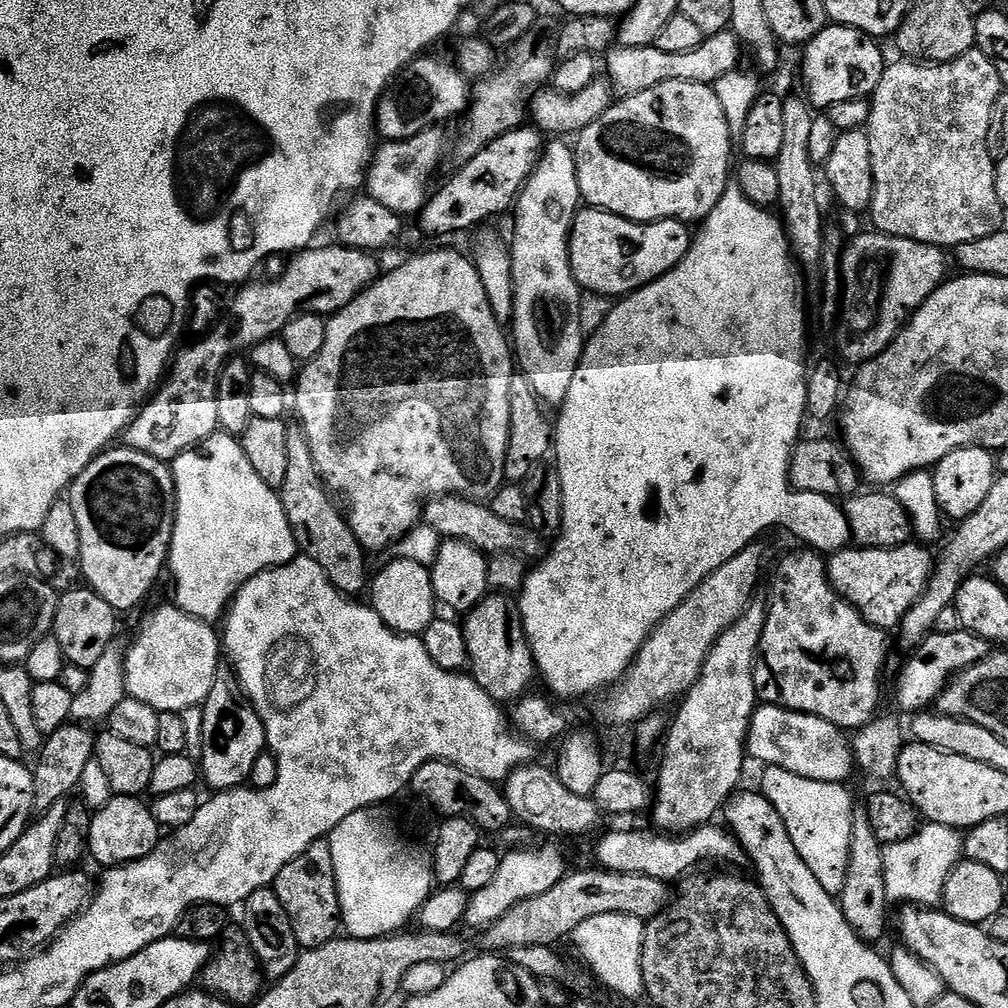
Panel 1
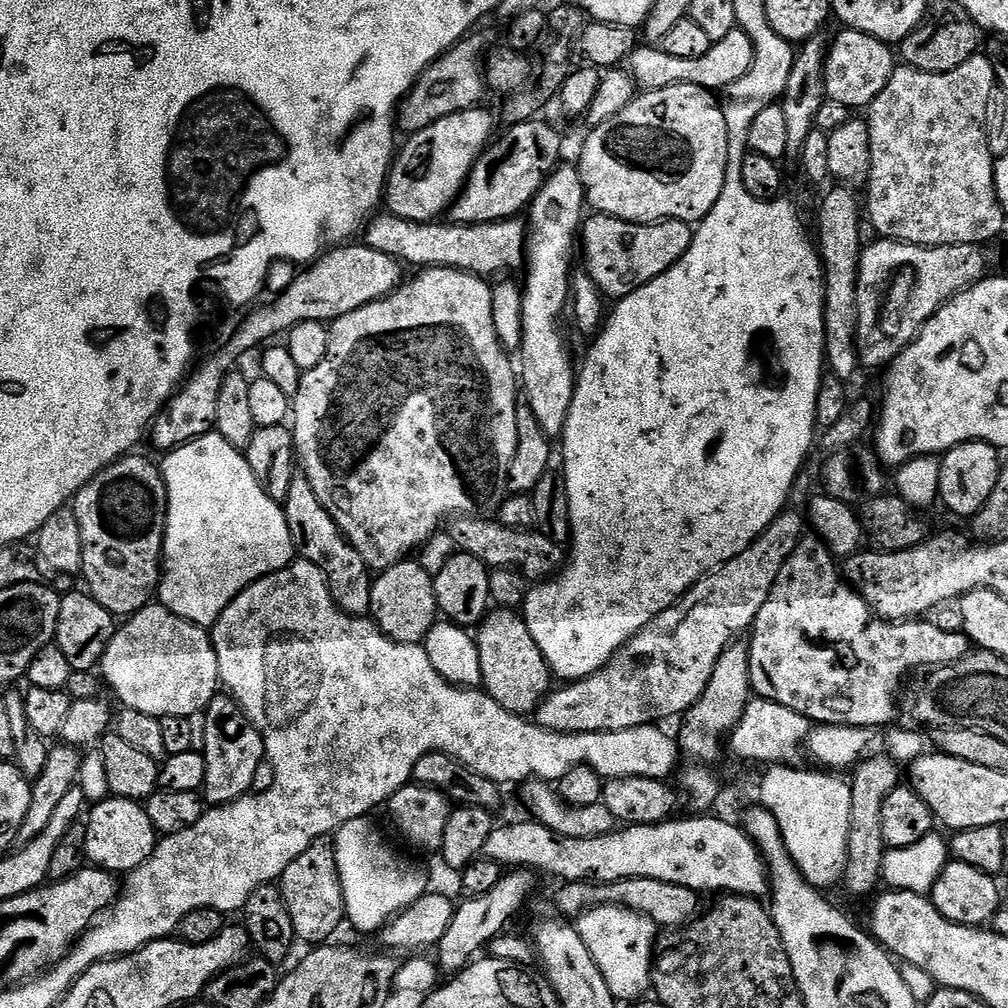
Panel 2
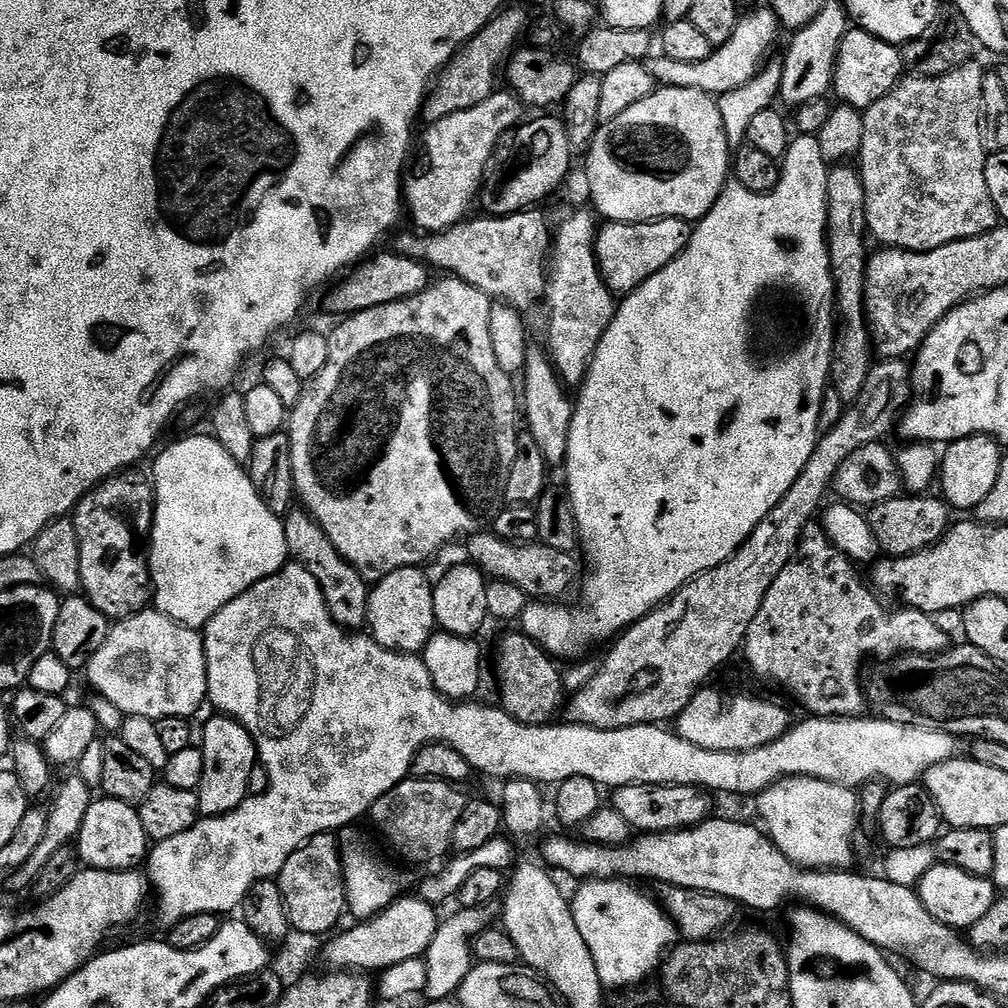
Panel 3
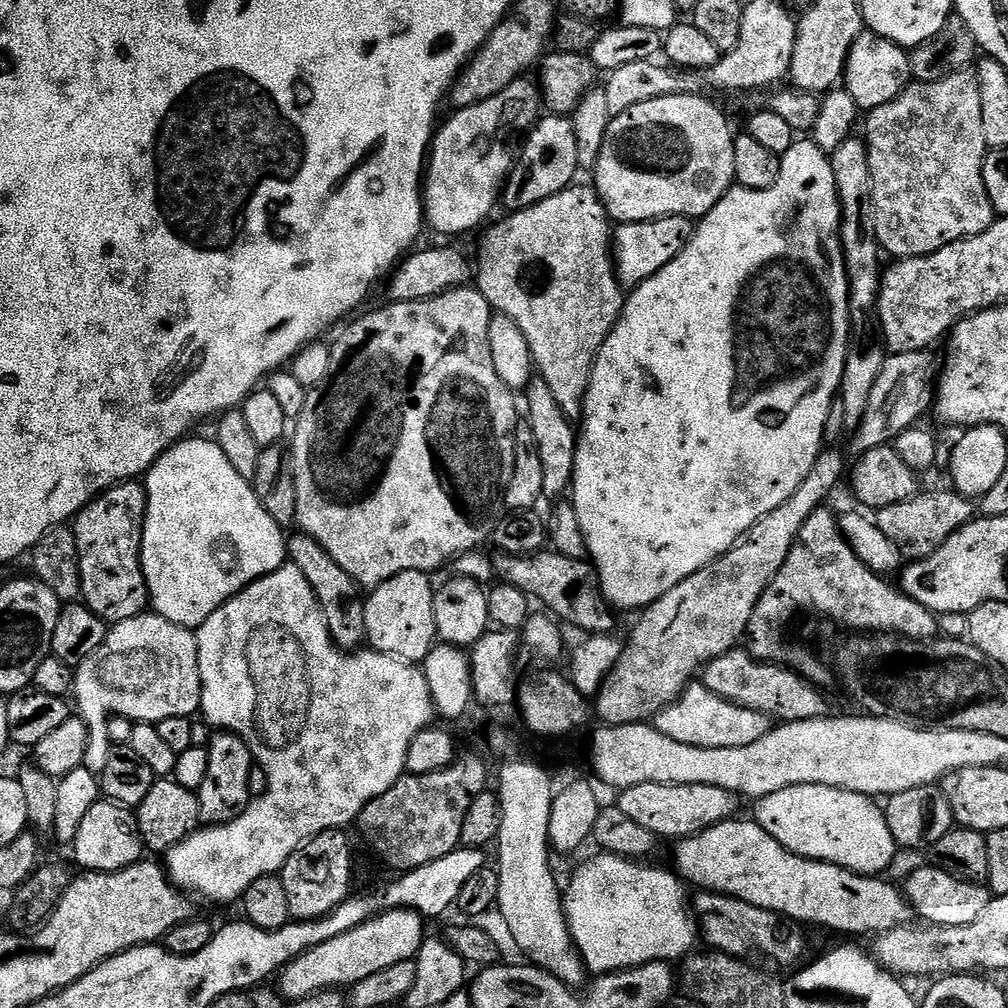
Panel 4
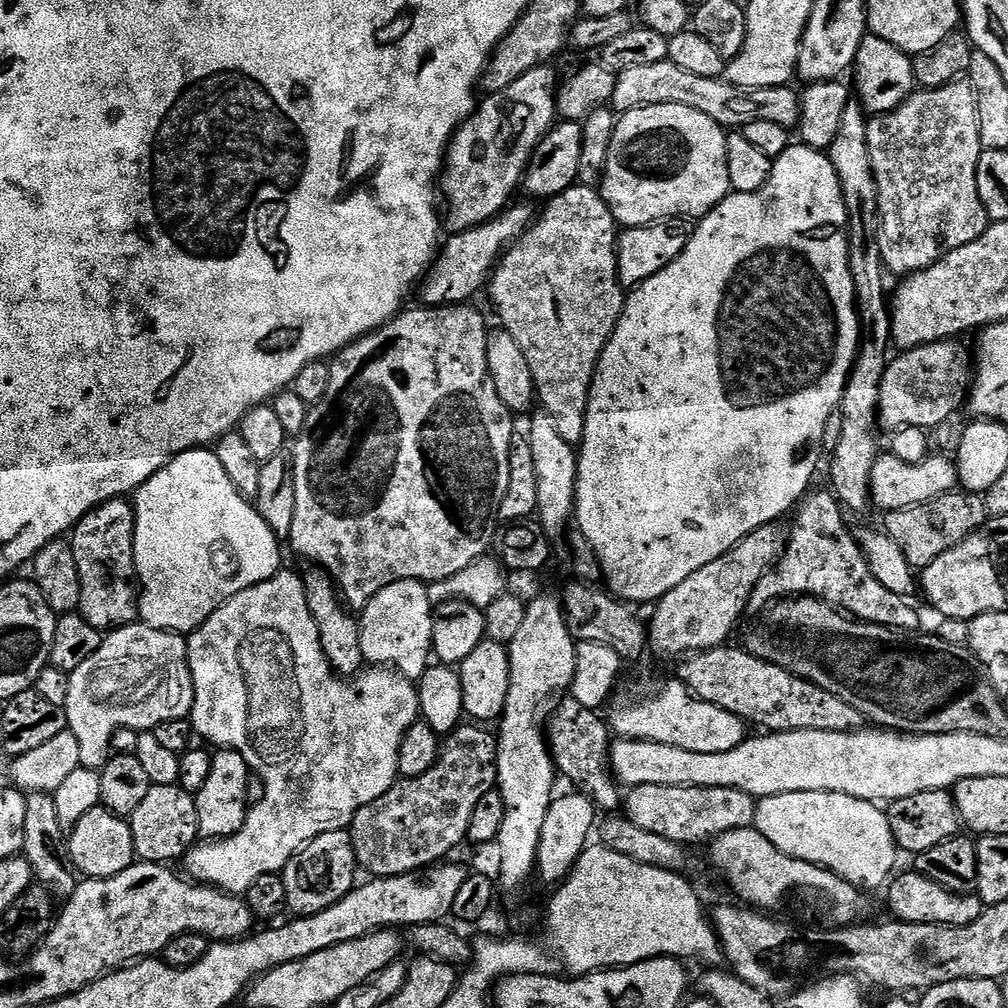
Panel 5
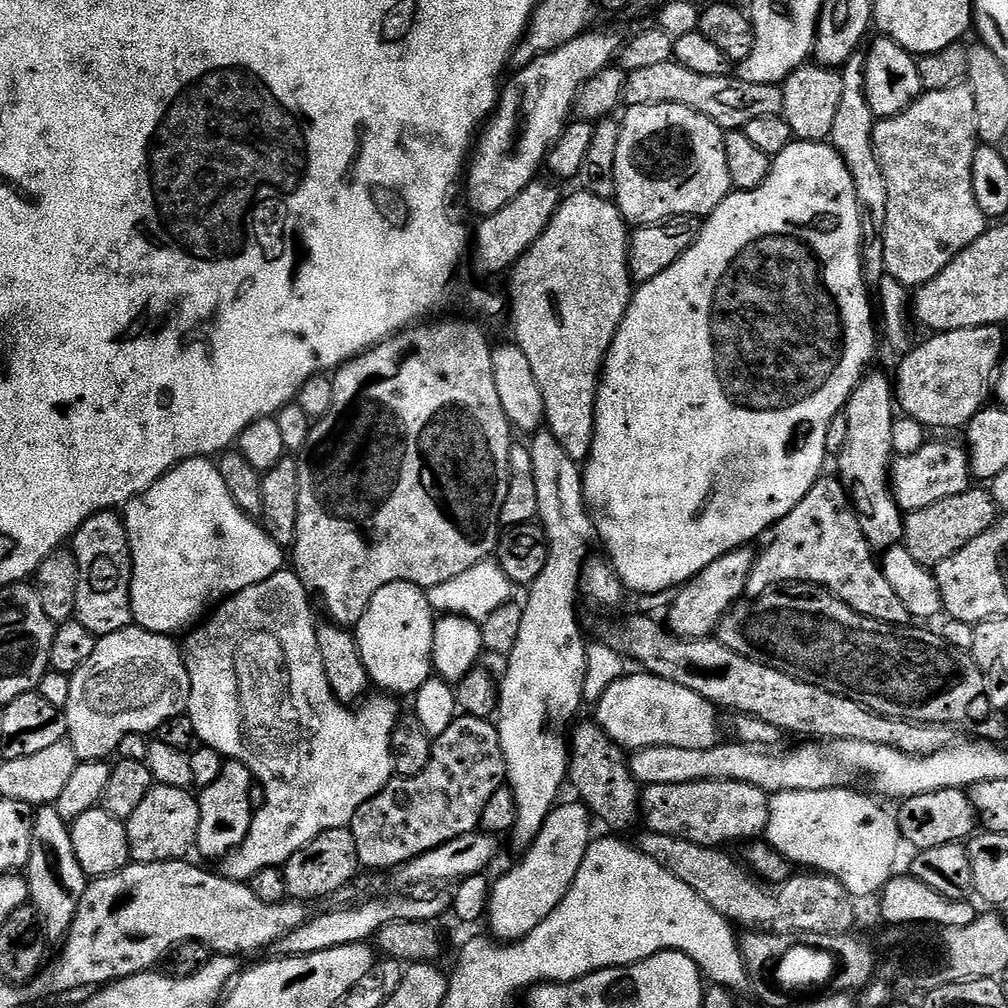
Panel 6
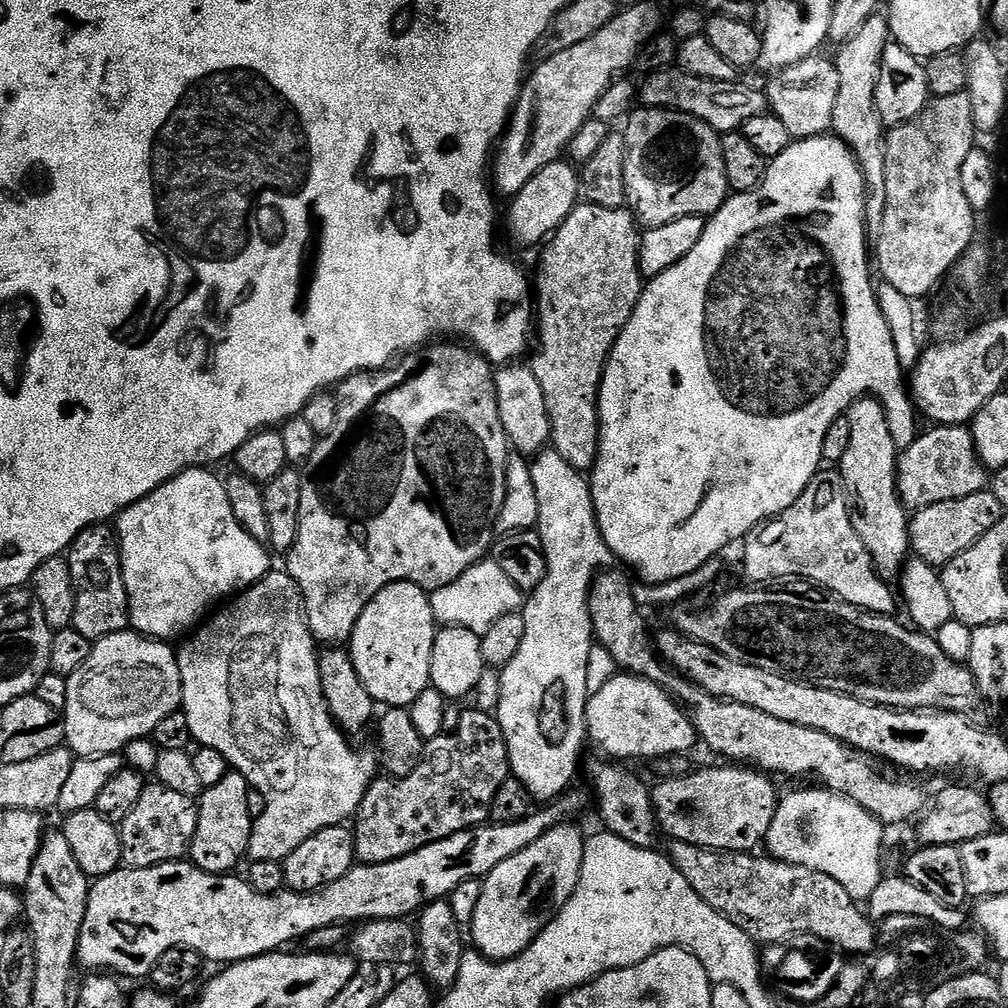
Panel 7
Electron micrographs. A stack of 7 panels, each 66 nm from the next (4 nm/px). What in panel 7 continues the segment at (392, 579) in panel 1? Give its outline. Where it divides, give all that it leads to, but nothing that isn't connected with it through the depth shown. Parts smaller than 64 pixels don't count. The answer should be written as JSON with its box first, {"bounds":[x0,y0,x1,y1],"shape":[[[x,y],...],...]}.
{"bounds":[350,582,438,708],"shape":[[[398,582],[381,590],[362,610],[358,618],[358,626],[354,626],[354,634],[350,641],[350,651],[354,670],[358,670],[358,678],[362,678],[362,686],[377,704],[388,708],[408,708],[430,687],[430,654],[434,650],[434,638],[438,631],[438,621],[429,593],[425,589],[410,582]]]}

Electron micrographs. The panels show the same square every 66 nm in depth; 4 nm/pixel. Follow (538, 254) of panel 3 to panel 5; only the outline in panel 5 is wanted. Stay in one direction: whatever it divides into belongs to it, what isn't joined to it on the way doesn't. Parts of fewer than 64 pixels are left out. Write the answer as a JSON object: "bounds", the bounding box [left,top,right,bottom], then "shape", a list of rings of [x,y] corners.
{"bounds":[487,186,626,446],"shape":[[[573,186],[562,194],[547,201],[544,213],[539,213],[532,227],[500,257],[493,270],[487,295],[492,295],[492,304],[500,315],[503,331],[509,332],[522,346],[526,362],[530,362],[530,374],[536,383],[536,395],[543,411],[554,418],[558,434],[566,442],[579,446],[584,441],[588,399],[592,389],[592,379],[596,377],[596,367],[608,339],[624,312],[626,289],[620,283],[620,270],[616,248],[618,245],[618,225],[596,188]]]}

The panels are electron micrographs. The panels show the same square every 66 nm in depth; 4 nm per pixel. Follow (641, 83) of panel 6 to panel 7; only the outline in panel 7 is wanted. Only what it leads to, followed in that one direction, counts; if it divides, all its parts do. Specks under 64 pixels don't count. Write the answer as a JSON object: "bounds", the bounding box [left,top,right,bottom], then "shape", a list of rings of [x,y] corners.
{"bounds":[638,70,769,134],"shape":[[[679,70],[656,72],[648,76],[638,88],[638,100],[645,108],[662,108],[673,112],[685,112],[688,116],[706,122],[718,134],[743,129],[750,118],[765,115],[769,111],[768,97],[763,91],[748,84],[730,82],[710,82],[706,78],[694,78]]]}

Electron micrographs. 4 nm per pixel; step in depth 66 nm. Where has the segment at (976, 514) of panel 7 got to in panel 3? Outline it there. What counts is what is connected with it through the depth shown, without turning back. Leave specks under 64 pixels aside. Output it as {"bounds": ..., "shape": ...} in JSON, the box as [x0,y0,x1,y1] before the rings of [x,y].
{"bounds":[867,494,954,557],"shape":[[[901,494],[881,504],[871,505],[867,513],[868,525],[880,544],[881,553],[889,557],[918,554],[922,550],[933,548],[948,533],[954,520],[951,516],[953,513],[939,495],[932,495]]]}

